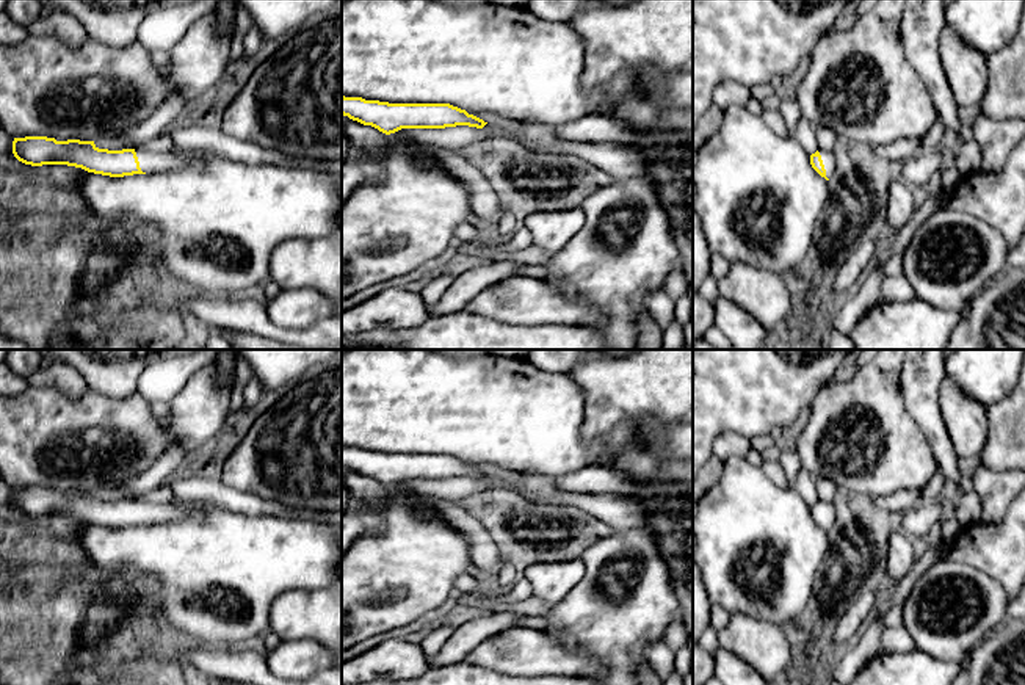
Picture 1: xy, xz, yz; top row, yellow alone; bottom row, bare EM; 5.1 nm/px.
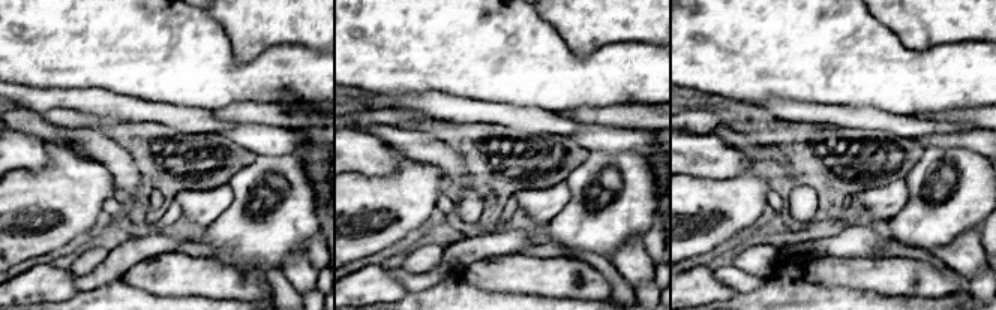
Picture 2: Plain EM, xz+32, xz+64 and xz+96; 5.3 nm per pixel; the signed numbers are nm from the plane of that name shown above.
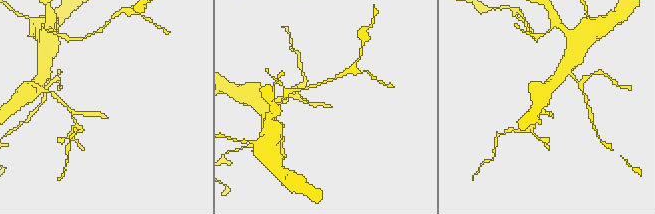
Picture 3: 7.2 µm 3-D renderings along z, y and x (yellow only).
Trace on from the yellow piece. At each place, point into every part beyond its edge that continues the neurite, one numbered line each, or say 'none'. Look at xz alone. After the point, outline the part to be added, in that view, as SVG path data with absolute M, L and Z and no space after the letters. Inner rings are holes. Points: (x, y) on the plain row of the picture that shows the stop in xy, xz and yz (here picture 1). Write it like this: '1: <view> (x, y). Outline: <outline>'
1: xz (525, 483). Outline: M487 473L483 480L487 481L489 489L492 487L508 487L514 492L533 497L556 497L556 495L570 495L561 491L547 475L533 475L533 473L519 473L512 478L505 478L500 475Z

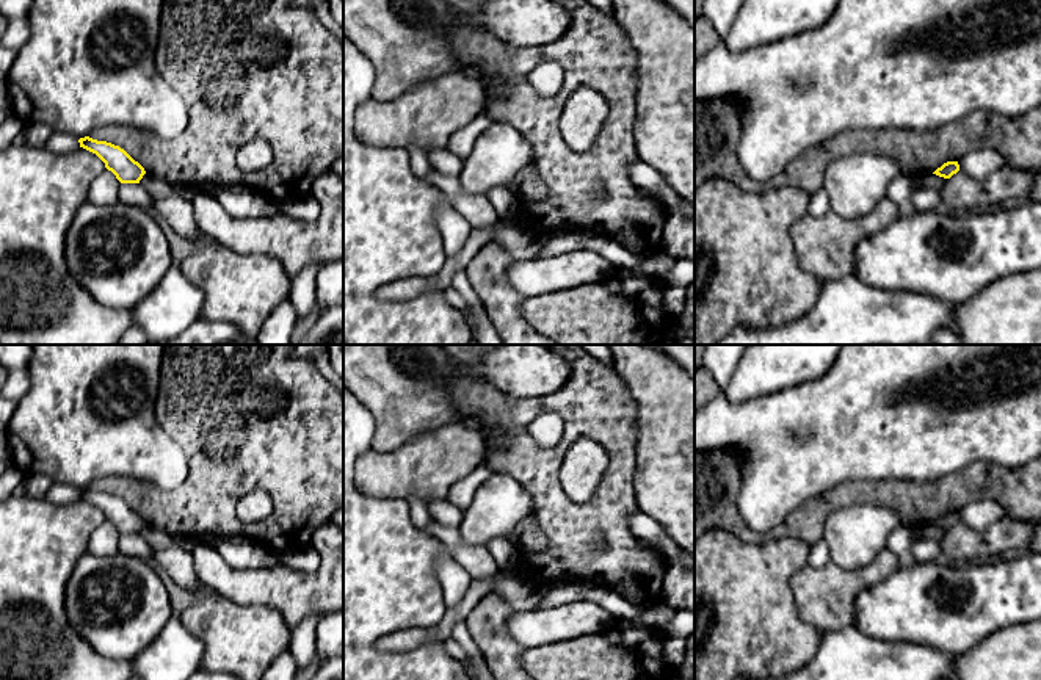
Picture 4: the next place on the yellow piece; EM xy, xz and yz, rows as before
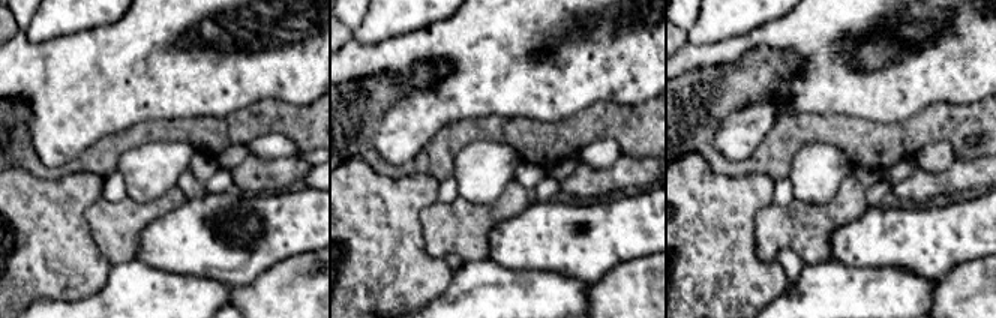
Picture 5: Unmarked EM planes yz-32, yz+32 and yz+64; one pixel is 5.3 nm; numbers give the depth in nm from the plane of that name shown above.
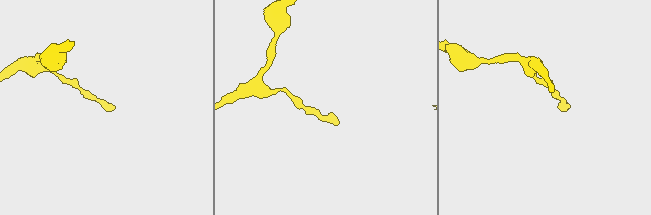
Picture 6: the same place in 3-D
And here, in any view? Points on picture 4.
none

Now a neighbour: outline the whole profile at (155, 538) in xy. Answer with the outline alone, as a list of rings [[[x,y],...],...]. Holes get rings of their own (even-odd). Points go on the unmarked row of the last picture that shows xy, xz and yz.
[[[144,525],[143,530],[140,531],[140,534],[155,550],[177,545],[177,547],[182,547],[188,552],[193,552],[193,548],[199,542],[199,539],[193,539],[193,537],[172,536],[172,534],[165,533],[158,528],[154,528],[151,525]]]

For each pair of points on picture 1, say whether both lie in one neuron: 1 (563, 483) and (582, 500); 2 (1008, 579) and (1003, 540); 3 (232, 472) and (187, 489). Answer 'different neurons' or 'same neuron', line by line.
1: different neurons
2: same neuron
3: different neurons

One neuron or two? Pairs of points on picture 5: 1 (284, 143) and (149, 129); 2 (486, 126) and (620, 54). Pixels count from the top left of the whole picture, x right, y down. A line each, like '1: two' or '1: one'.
1: two
2: two

